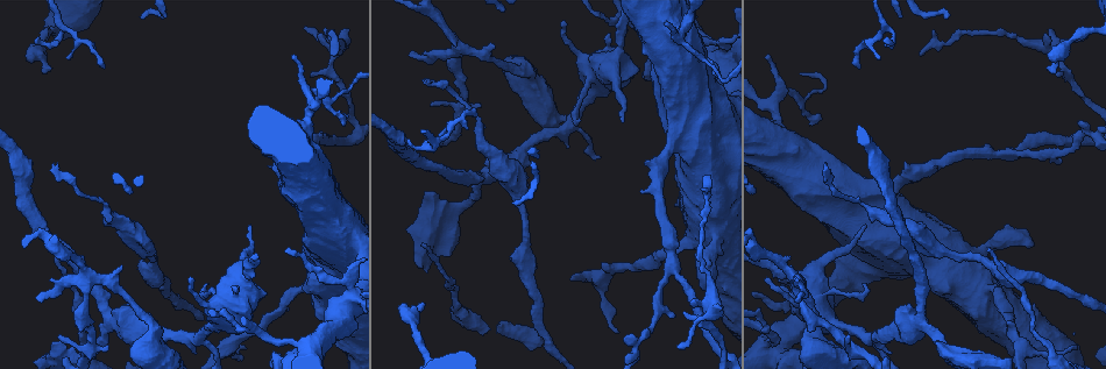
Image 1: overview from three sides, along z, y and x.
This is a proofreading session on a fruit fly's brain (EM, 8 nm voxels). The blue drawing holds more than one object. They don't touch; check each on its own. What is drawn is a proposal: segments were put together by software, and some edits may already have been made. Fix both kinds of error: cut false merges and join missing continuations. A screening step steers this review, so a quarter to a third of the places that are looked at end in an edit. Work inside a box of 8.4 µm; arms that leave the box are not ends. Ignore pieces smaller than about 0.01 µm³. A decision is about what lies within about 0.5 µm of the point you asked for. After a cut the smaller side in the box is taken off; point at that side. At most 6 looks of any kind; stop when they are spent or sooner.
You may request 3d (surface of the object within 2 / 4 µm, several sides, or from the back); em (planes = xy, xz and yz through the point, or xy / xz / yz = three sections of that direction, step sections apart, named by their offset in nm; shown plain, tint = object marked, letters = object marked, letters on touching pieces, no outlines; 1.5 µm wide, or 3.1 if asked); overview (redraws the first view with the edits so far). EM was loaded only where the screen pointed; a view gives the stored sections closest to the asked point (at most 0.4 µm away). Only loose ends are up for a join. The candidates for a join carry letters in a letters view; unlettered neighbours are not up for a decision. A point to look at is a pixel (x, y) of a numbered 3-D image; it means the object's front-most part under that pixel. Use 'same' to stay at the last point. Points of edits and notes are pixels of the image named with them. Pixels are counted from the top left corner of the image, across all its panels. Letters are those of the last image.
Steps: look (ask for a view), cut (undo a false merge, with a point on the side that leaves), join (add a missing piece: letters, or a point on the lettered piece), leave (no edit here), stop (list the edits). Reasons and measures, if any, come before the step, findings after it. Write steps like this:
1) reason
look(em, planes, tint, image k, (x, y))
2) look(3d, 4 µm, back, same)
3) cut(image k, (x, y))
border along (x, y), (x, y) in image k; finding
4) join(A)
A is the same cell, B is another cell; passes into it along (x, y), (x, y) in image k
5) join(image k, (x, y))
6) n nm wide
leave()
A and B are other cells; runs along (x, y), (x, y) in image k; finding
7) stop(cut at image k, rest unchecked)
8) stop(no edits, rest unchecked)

look(3d, 4 µm, image 1, (920, 55))

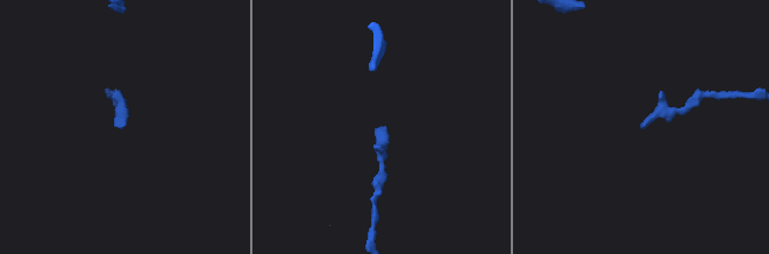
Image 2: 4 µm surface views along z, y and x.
look(em, planes, tint, image 2, (385, 127))

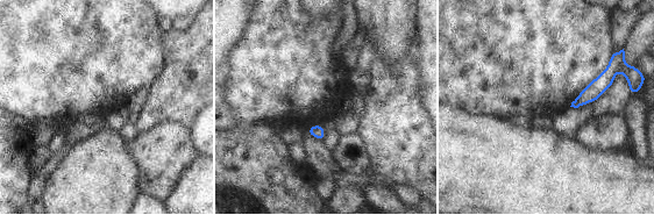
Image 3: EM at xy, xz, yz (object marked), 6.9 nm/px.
look(em, planes, letters, same)

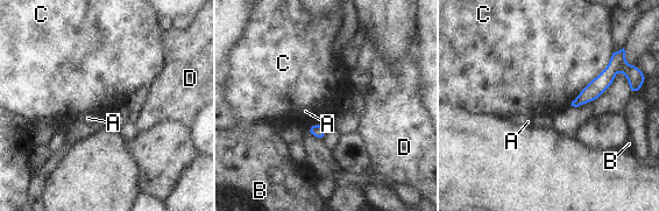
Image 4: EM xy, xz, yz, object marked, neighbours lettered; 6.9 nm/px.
C touches over 480 nm
leave()
A, B, C and D are other cells; border along (613, 50), (609, 63), (569, 105) in image 4; no lettered piece goes on from it

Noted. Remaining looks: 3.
calibre changes
look(em, yz, step 8, letters, image 1, (820, 296))

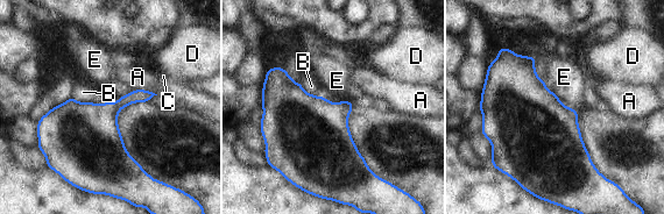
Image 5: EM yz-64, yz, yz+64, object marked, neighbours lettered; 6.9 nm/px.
look(em, planes, letters, same)

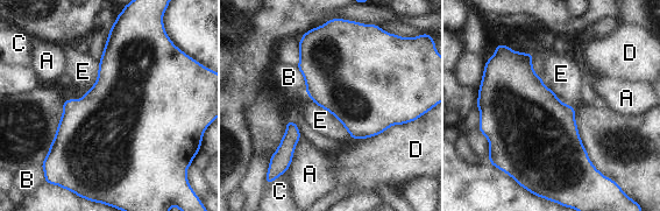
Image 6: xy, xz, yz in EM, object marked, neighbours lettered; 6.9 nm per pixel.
leave()
A, B, C, D and E are other cells; border along (305, 92), (352, 139) in image 6; one neuron here

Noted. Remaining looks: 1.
stop(no edits, rest unchecked)

